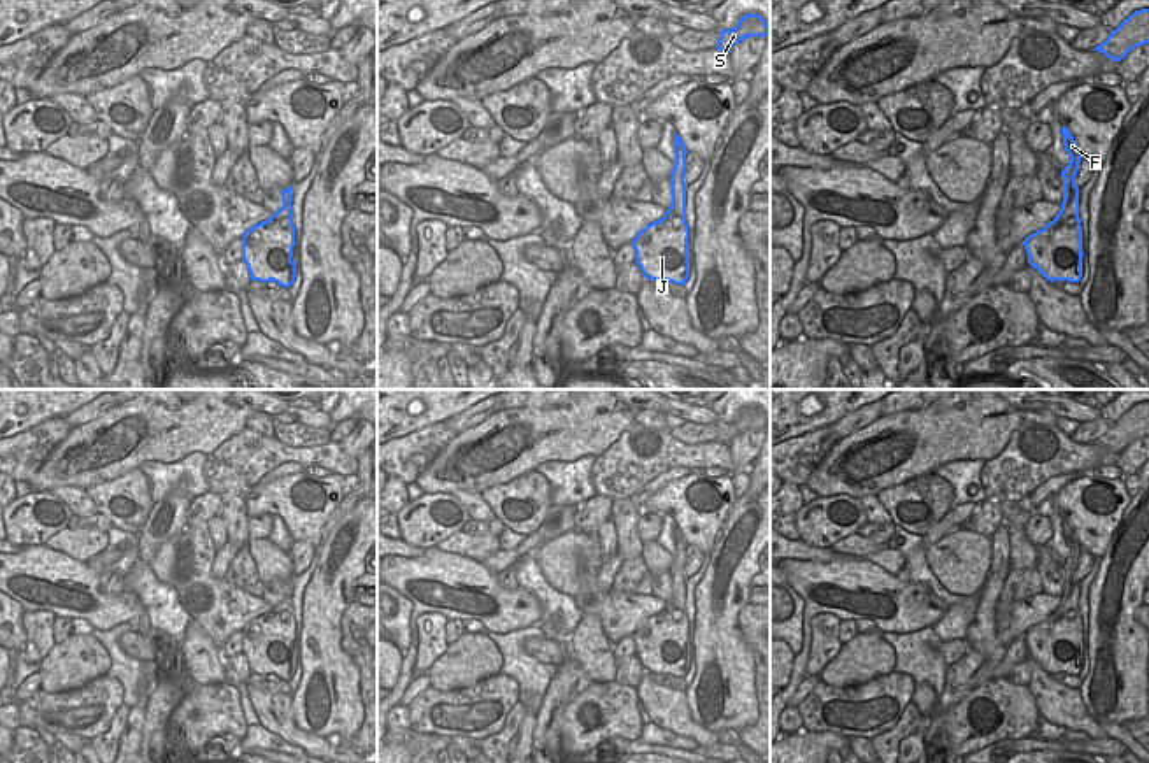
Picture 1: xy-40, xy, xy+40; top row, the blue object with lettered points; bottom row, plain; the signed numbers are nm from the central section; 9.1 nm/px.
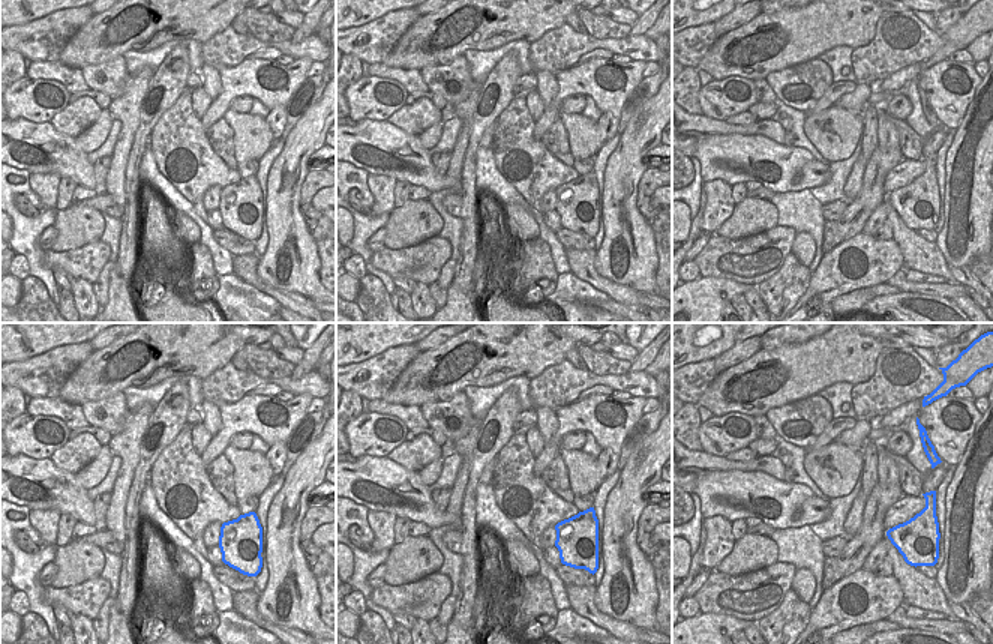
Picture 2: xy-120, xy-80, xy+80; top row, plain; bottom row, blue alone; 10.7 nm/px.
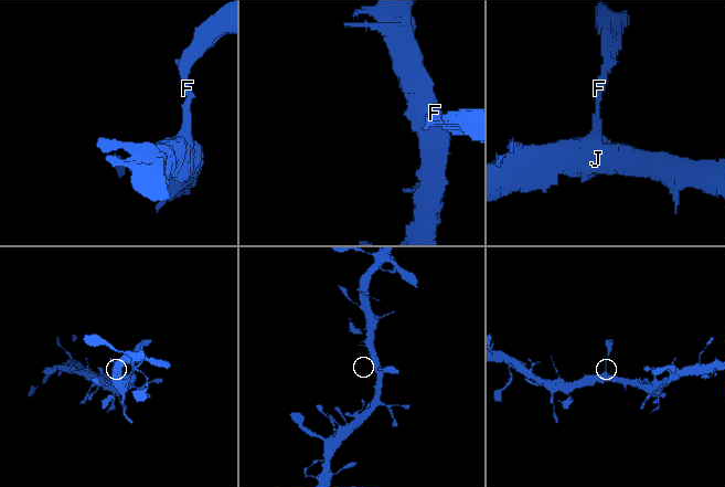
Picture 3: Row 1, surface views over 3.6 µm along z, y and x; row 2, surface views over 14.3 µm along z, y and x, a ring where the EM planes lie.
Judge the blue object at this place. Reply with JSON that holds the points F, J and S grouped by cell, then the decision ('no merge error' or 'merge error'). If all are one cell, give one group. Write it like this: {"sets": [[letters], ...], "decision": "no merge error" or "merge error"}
{"sets": [["F", "J", "S"]], "decision": "no merge error"}

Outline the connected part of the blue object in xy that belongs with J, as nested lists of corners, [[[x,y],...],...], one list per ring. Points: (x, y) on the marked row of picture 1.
[[[674,137],[675,163],[670,174],[672,203],[661,219],[642,228],[633,239],[635,261],[646,279],[686,284],[689,277],[686,223],[686,146]]]

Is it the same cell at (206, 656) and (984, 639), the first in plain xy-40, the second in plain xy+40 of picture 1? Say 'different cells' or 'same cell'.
same cell

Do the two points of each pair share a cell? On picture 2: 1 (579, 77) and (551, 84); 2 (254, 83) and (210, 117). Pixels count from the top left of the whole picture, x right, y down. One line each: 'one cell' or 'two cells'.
1: two cells
2: one cell

